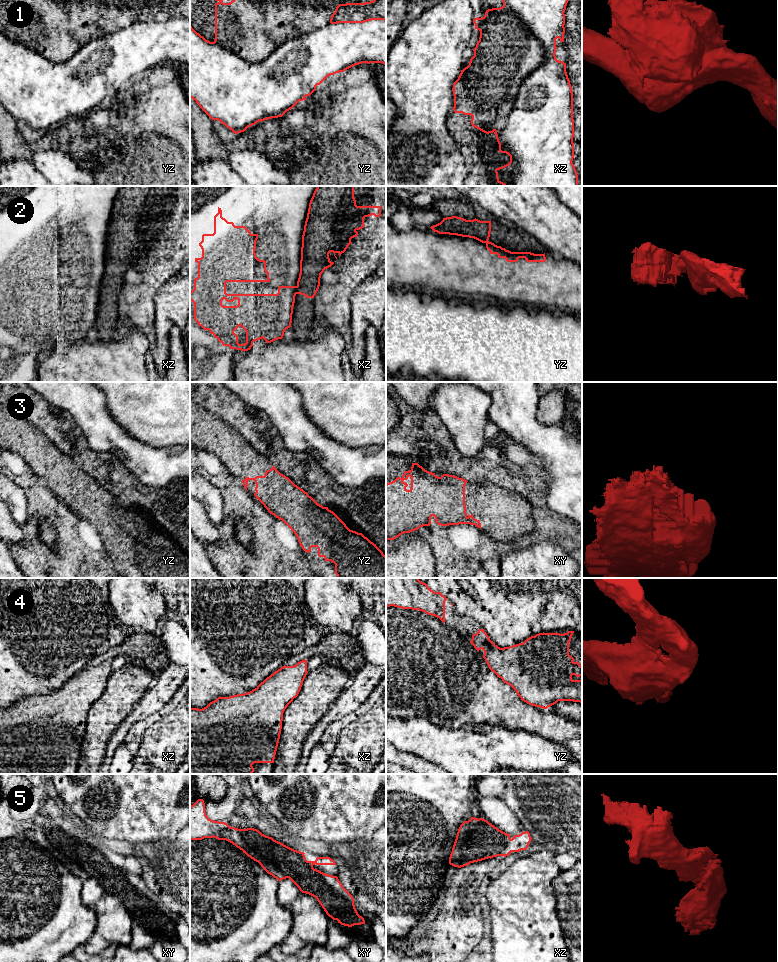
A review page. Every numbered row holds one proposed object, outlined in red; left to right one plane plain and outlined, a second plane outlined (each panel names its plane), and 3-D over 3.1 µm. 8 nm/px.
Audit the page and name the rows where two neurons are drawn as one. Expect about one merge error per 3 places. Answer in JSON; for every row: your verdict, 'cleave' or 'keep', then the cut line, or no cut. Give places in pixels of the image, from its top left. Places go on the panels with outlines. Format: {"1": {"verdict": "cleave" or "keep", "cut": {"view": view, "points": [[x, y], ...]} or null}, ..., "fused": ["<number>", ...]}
{"1": {"verdict": "cleave", "cut": {"view": "xz", "points": [[505, 5], [544, 60], [494, 130]]}}, "2": {"verdict": "cleave", "cut": {"view": "yz", "points": [[486, 243], [494, 245]]}}, "3": {"verdict": "keep", "cut": null}, "4": {"verdict": "keep", "cut": null}, "5": {"verdict": "keep", "cut": null}, "fused": ["1", "2"]}

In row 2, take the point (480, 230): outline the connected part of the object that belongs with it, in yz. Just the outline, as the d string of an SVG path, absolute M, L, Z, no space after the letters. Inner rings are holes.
M452 216L430 227L439 234L457 235L474 238L482 243L495 245L489 242L491 232L491 221L480 221L478 219L466 220L461 217Z

